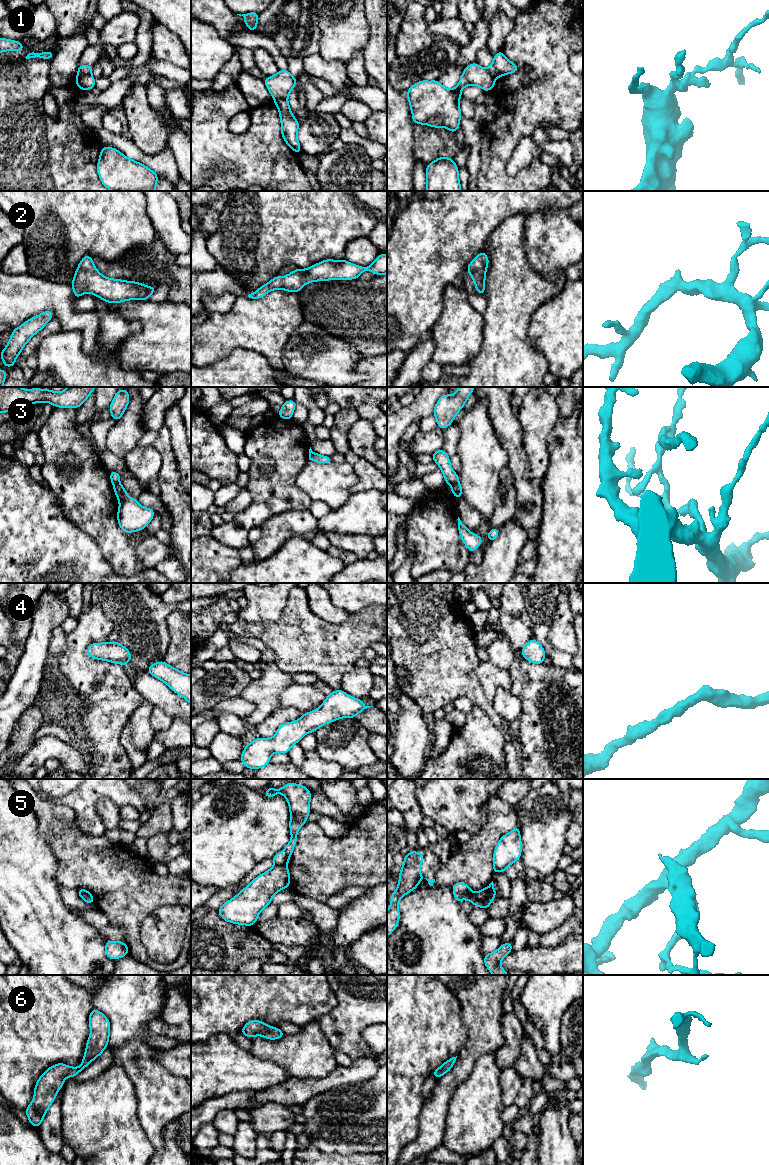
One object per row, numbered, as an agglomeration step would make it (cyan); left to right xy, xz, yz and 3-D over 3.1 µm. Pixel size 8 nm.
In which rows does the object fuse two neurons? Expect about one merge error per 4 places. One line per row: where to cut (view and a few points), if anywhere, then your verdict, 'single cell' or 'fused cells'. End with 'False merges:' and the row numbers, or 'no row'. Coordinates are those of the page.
1: xy (78, 72), (90, 74) | fused cells
2: no cut | single cell
3: yz (458, 481), (451, 485) | fused cells
4: no cut | single cell
5: xz (275, 864), (286, 865) | fused cells
6: no cut | single cell
False merges: 1, 3, 5

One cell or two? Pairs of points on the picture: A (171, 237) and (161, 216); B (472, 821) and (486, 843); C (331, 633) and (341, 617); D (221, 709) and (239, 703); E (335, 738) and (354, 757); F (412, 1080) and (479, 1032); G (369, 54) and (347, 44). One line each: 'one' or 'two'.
A: one
B: two
C: two
D: one
E: one
F: two
G: two

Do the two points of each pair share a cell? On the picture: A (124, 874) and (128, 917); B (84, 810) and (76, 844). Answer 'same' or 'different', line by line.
A: same
B: different

